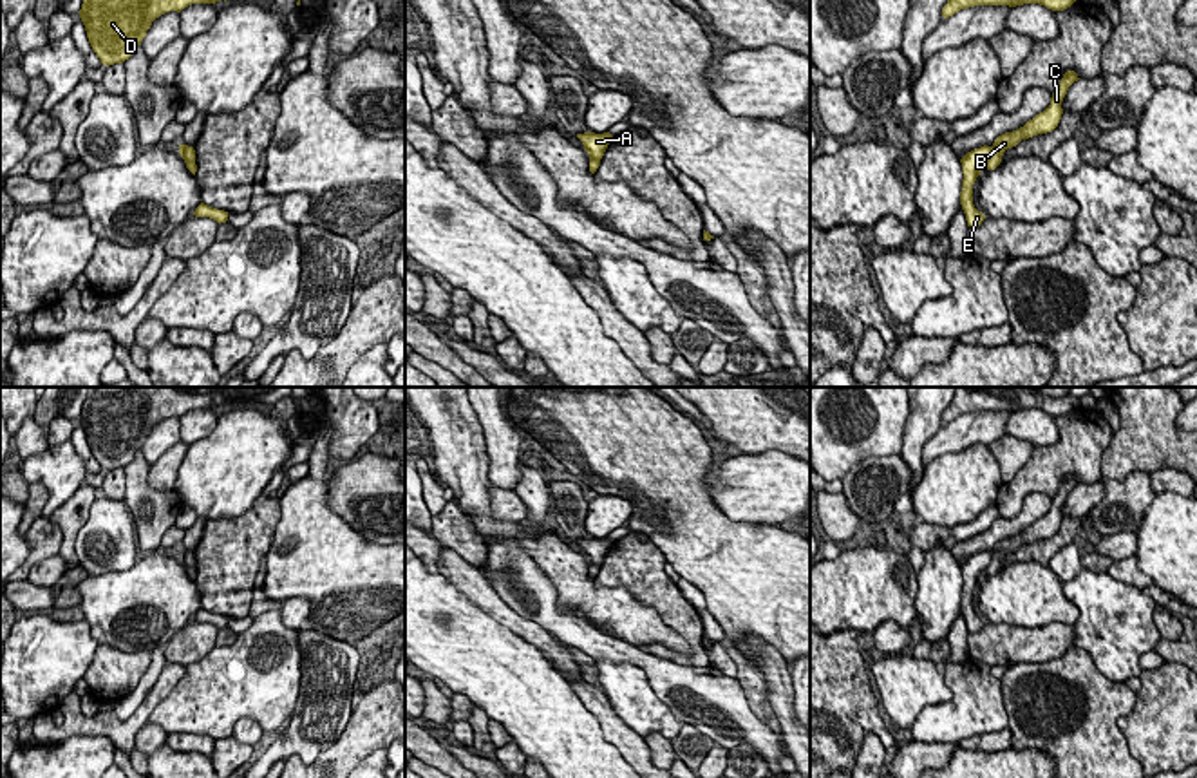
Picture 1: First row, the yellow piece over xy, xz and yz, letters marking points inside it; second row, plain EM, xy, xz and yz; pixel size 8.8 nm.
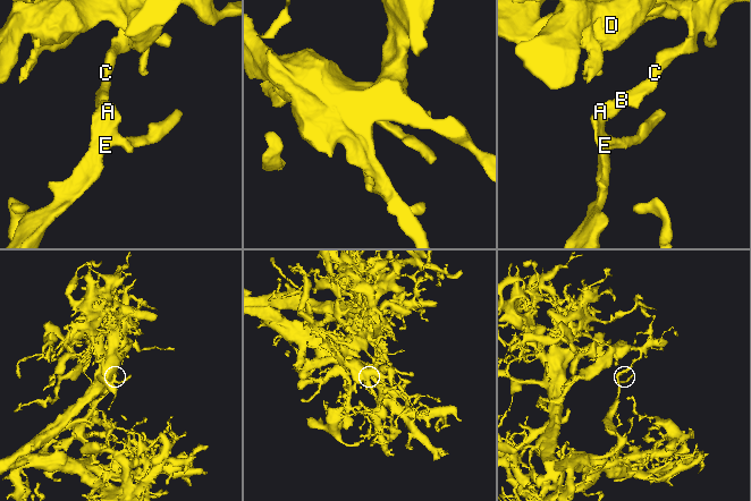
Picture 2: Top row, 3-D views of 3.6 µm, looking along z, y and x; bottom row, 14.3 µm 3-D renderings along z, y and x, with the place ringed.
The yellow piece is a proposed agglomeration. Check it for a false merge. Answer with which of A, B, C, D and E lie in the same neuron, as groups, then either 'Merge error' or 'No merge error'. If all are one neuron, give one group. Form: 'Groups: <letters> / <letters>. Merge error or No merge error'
Groups: A E / B C D. Merge error

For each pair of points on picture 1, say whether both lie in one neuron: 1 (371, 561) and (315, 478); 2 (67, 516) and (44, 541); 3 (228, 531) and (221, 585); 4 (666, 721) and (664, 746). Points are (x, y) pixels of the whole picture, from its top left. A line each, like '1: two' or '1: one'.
1: one
2: two
3: one
4: two

